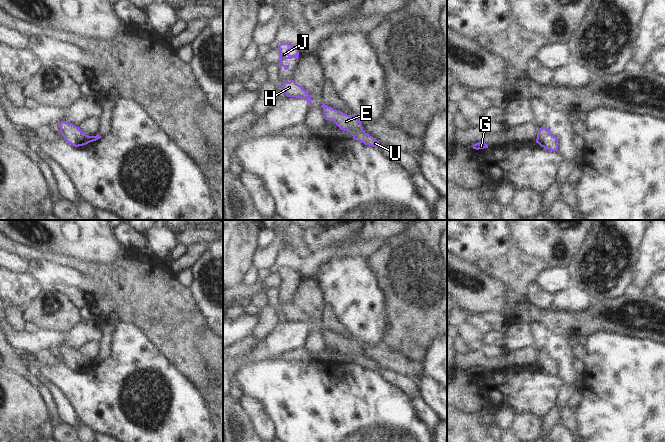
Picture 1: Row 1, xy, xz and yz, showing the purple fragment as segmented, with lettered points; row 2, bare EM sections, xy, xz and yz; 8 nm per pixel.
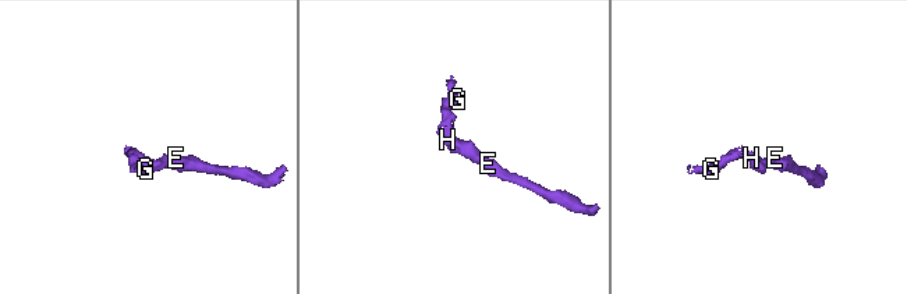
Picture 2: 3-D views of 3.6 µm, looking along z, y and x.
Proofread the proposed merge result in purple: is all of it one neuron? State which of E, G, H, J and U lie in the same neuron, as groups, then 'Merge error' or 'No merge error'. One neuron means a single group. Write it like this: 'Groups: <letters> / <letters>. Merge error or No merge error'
Groups: E G H J U. No merge error

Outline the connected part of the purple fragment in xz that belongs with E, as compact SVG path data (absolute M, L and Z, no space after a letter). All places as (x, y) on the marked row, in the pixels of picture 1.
M324 103L322 104L322 108L326 120L334 121L340 129L349 132L354 140L373 147L378 147L380 145L376 139L363 130L361 121L359 121L354 115L347 115L325 105Z

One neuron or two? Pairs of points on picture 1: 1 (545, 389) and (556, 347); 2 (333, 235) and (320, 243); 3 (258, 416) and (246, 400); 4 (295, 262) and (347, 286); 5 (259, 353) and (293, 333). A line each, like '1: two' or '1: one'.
1: two
2: one
3: one
4: two
5: one

